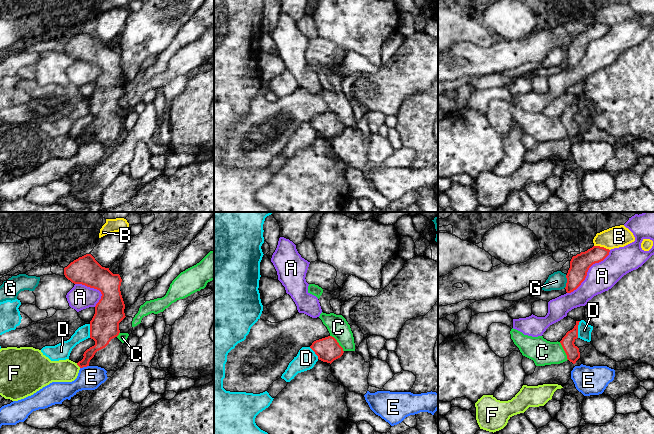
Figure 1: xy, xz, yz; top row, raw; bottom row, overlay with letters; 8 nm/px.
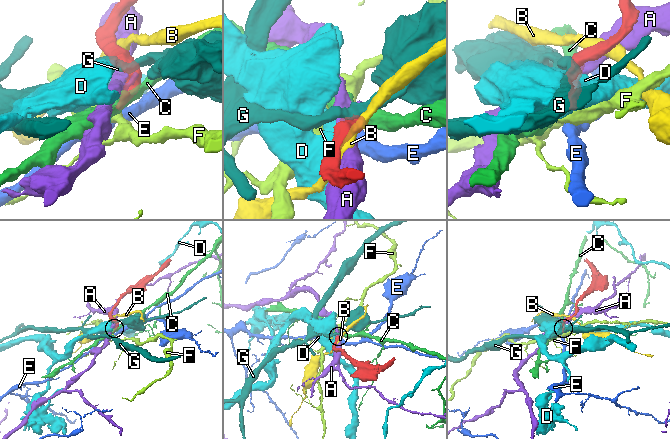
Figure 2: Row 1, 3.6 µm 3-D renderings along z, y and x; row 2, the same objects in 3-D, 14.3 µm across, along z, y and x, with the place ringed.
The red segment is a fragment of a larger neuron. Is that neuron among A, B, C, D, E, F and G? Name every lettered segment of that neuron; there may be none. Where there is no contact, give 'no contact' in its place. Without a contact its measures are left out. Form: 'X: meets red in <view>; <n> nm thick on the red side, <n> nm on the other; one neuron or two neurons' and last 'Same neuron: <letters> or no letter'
A: meets red in yz; 160 nm thick on the red side, 240 nm on the other; two neurons
B: meets red in yz; 160 nm thick on the red side, 180 nm on the other; two neurons
C: meets red in xz; 200 nm thick on the red side, 170 nm on the other; two neurons
D: meets red in yz; 110 nm thick on the red side, 110 nm on the other; two neurons
E: meets red in xy; 110 nm thick on the red side, 190 nm on the other; two neurons
F: meets red in xy; 90 nm thick on the red side, 180 nm on the other; two neurons
G: meets red in yz; 160 nm thick on the red side, 140 nm on the other; two neurons
Same neuron: no letter

